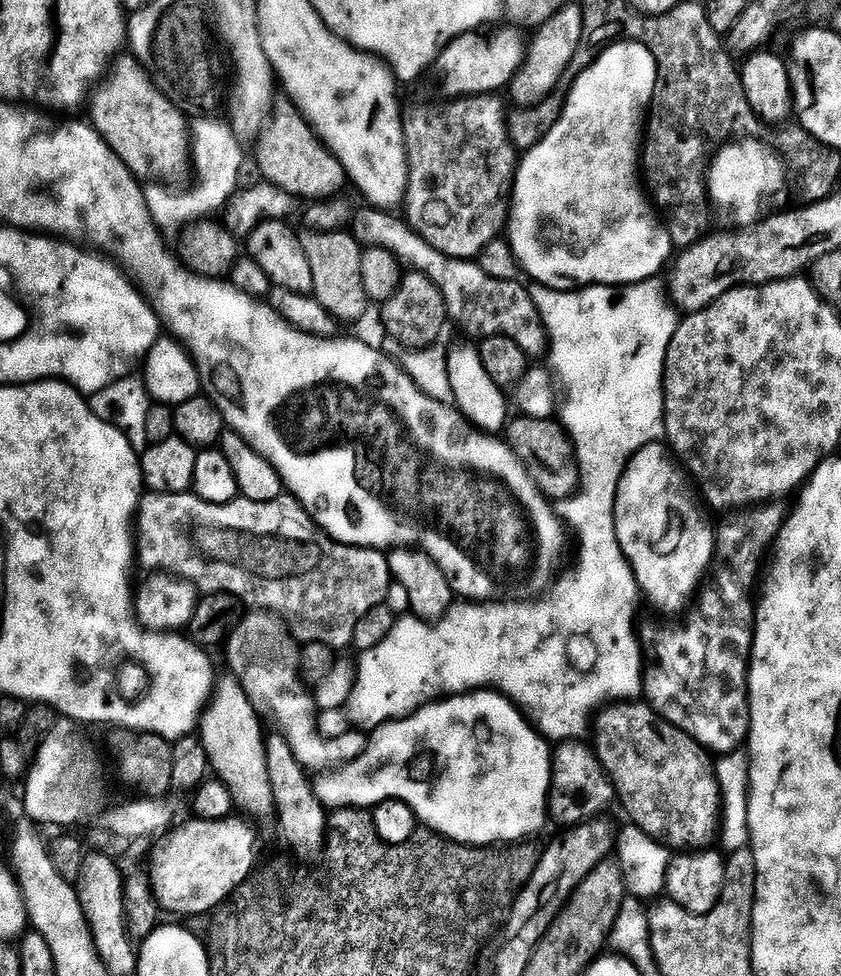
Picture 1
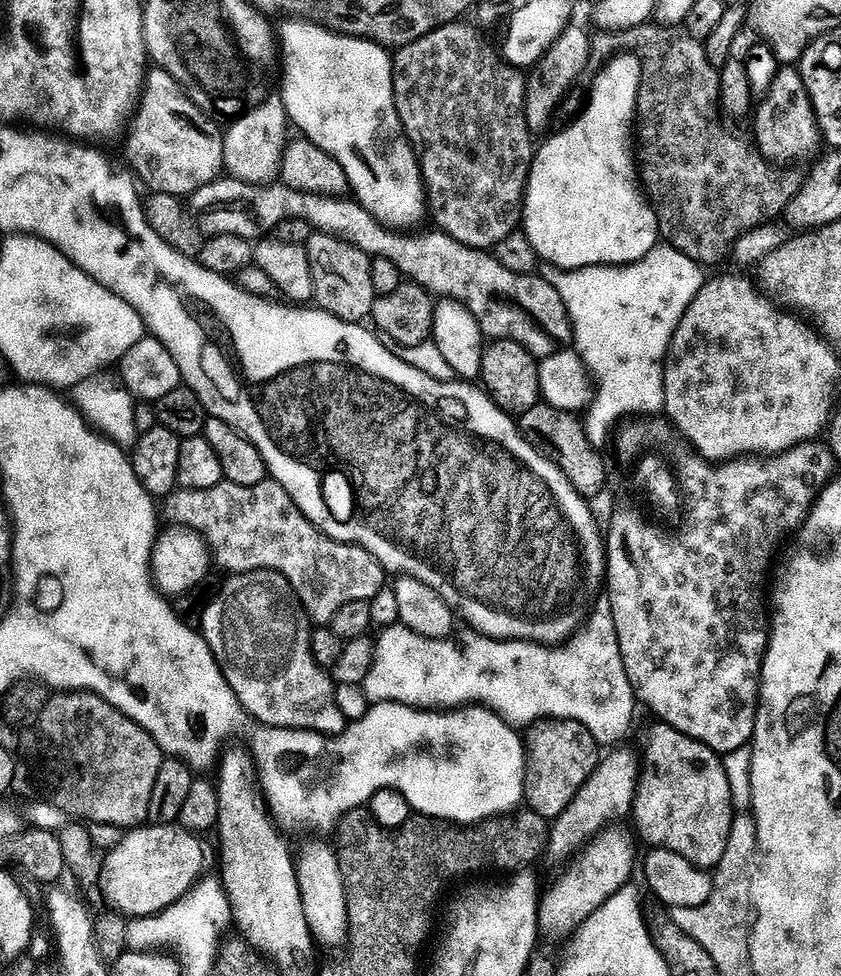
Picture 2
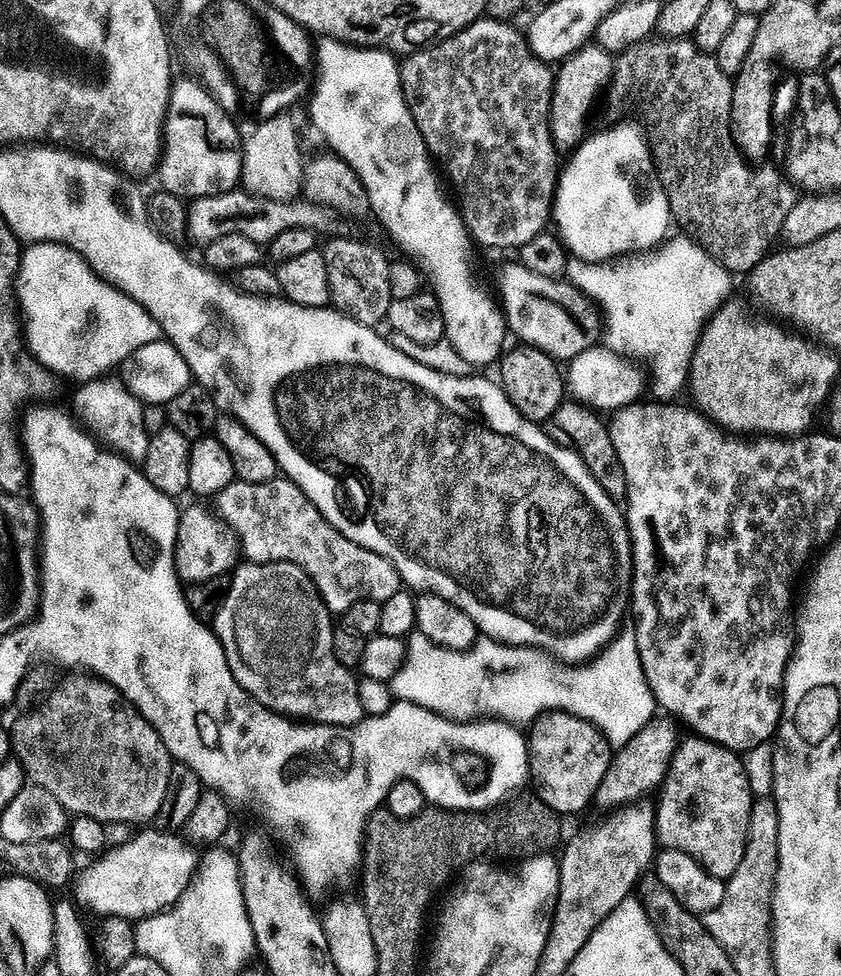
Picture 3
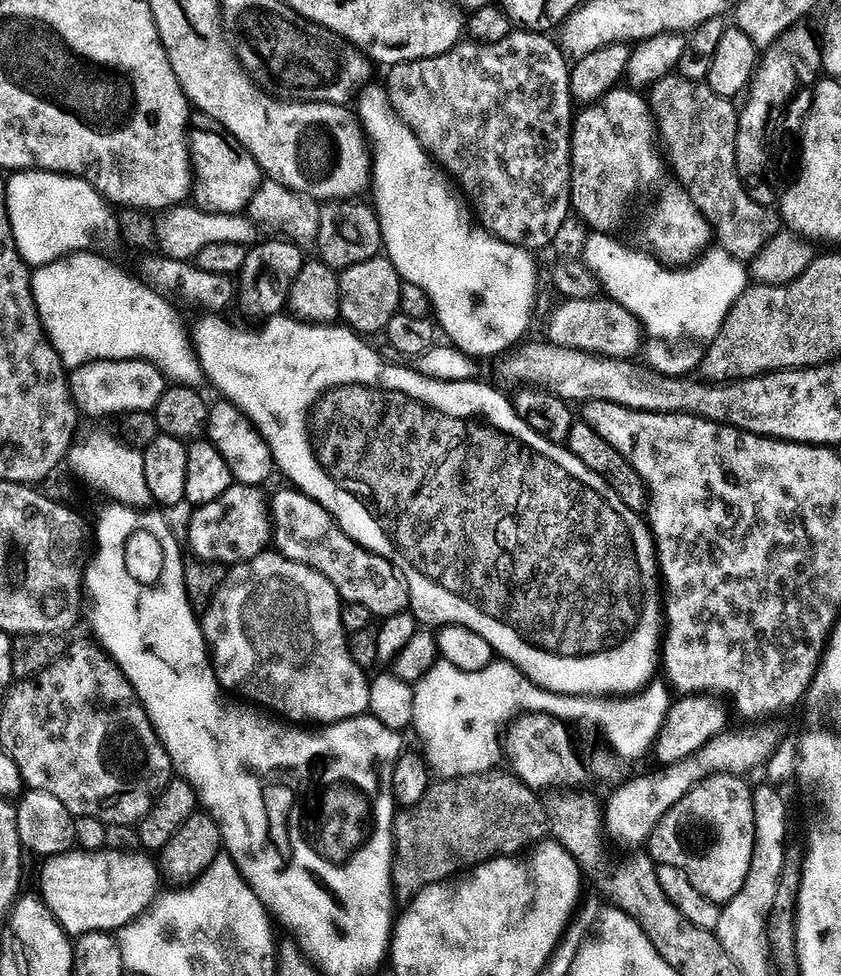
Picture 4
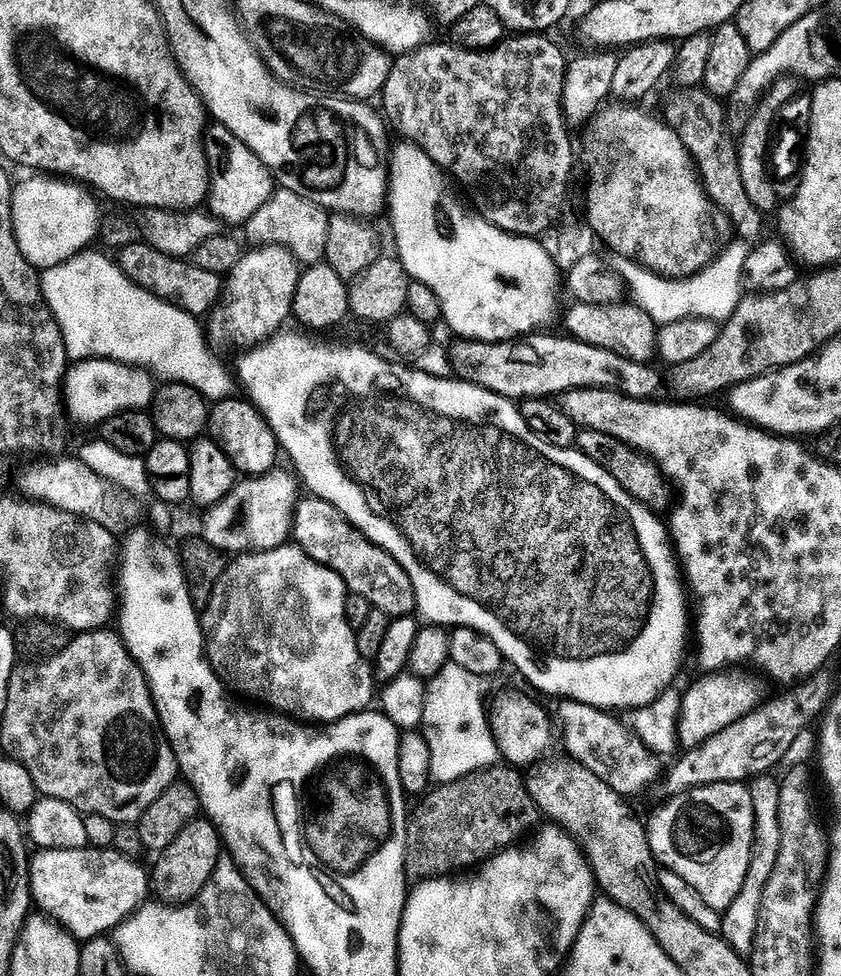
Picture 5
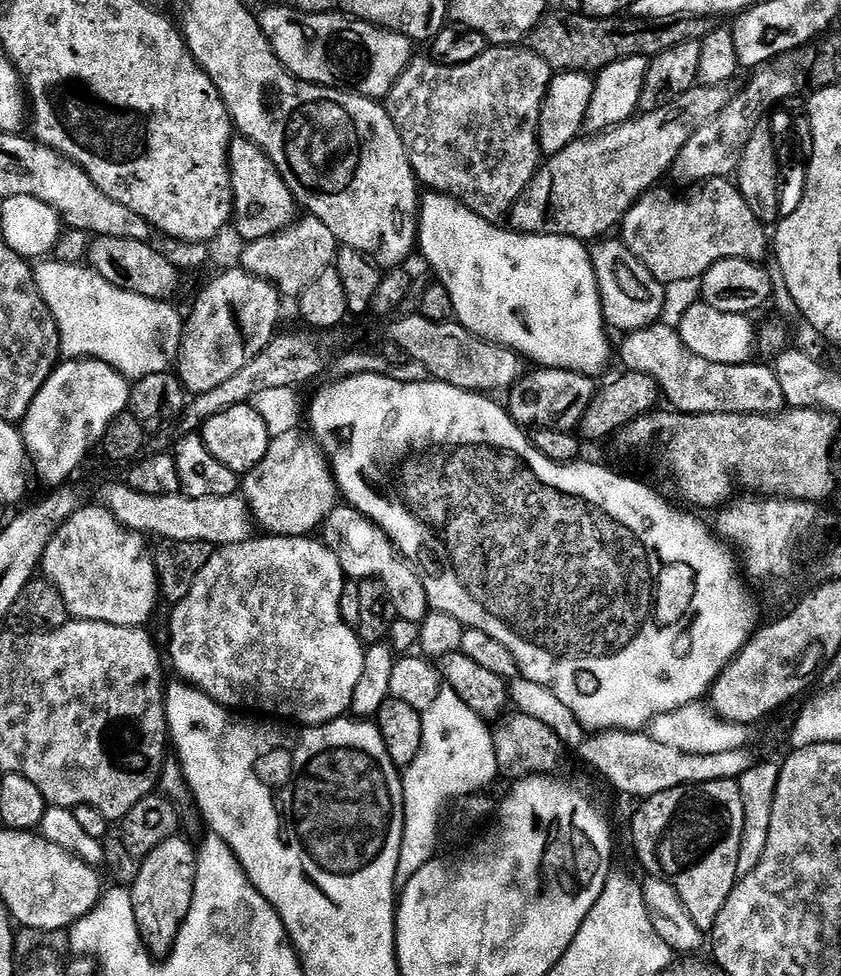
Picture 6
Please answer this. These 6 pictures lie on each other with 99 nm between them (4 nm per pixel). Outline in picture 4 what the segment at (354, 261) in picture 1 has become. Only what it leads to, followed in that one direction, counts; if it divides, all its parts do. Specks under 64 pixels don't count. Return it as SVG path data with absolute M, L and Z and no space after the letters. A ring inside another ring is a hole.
M387 255L370 257L349 265L339 273L340 320L357 334L372 338L375 332L383 333L392 318L401 311L400 272Z

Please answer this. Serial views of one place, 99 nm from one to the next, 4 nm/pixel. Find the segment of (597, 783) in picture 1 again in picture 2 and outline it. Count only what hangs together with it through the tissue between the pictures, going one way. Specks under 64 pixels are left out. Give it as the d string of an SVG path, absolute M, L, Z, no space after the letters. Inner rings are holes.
M573 720L544 722L526 732L526 746L534 755L534 779L530 784L531 811L543 820L555 822L576 801L602 763L602 746L585 724Z

